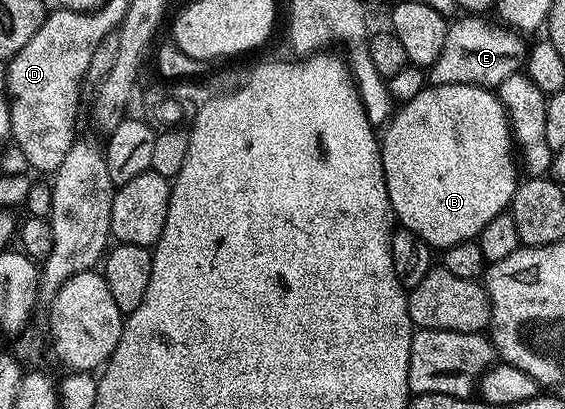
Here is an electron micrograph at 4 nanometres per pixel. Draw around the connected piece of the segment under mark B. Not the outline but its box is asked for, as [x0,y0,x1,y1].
[380,84,520,250]

